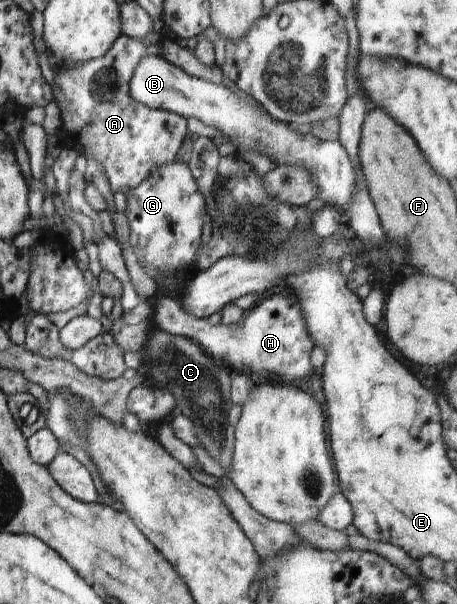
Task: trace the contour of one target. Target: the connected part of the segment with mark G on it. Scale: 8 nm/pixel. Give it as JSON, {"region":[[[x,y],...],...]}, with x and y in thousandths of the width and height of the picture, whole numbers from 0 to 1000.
{"region":[[[381,267],[341,275],[335,285],[295,308],[276,310],[276,346],[269,348],[284,389],[280,402],[302,427],[302,435],[328,452],[372,457],[420,435],[442,399],[442,356],[449,331],[409,270]]]}

